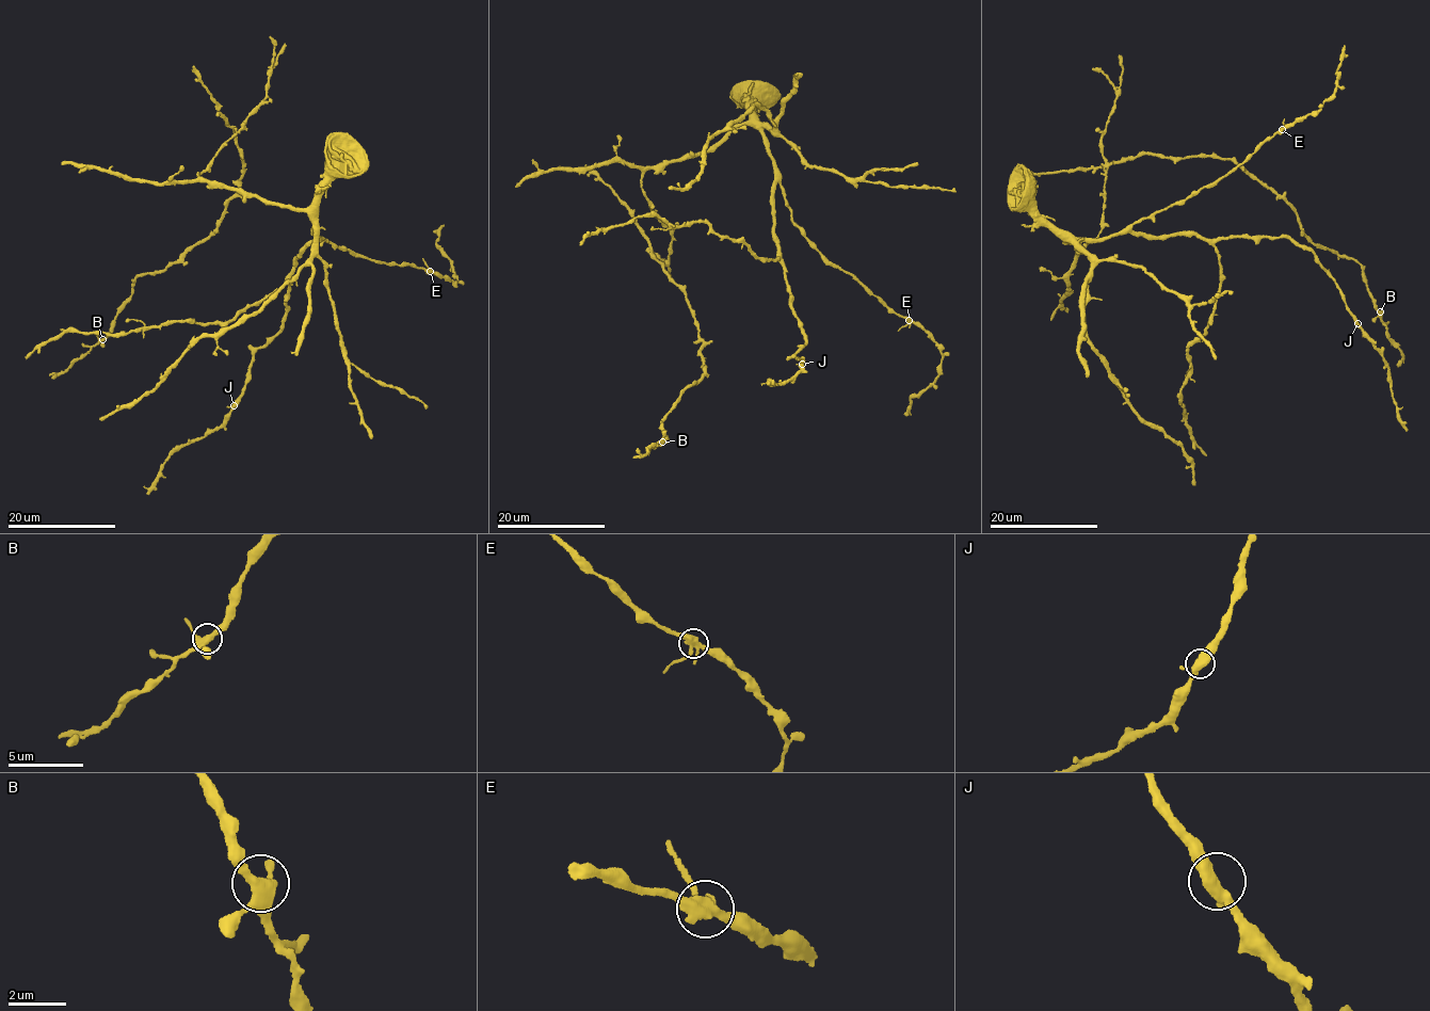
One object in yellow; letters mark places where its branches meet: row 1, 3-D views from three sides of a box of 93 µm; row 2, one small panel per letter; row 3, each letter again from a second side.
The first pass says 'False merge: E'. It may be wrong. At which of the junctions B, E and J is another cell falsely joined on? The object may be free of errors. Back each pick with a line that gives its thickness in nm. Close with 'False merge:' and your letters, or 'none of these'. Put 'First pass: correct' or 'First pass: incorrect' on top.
First pass: incorrect
False merge: none of these

